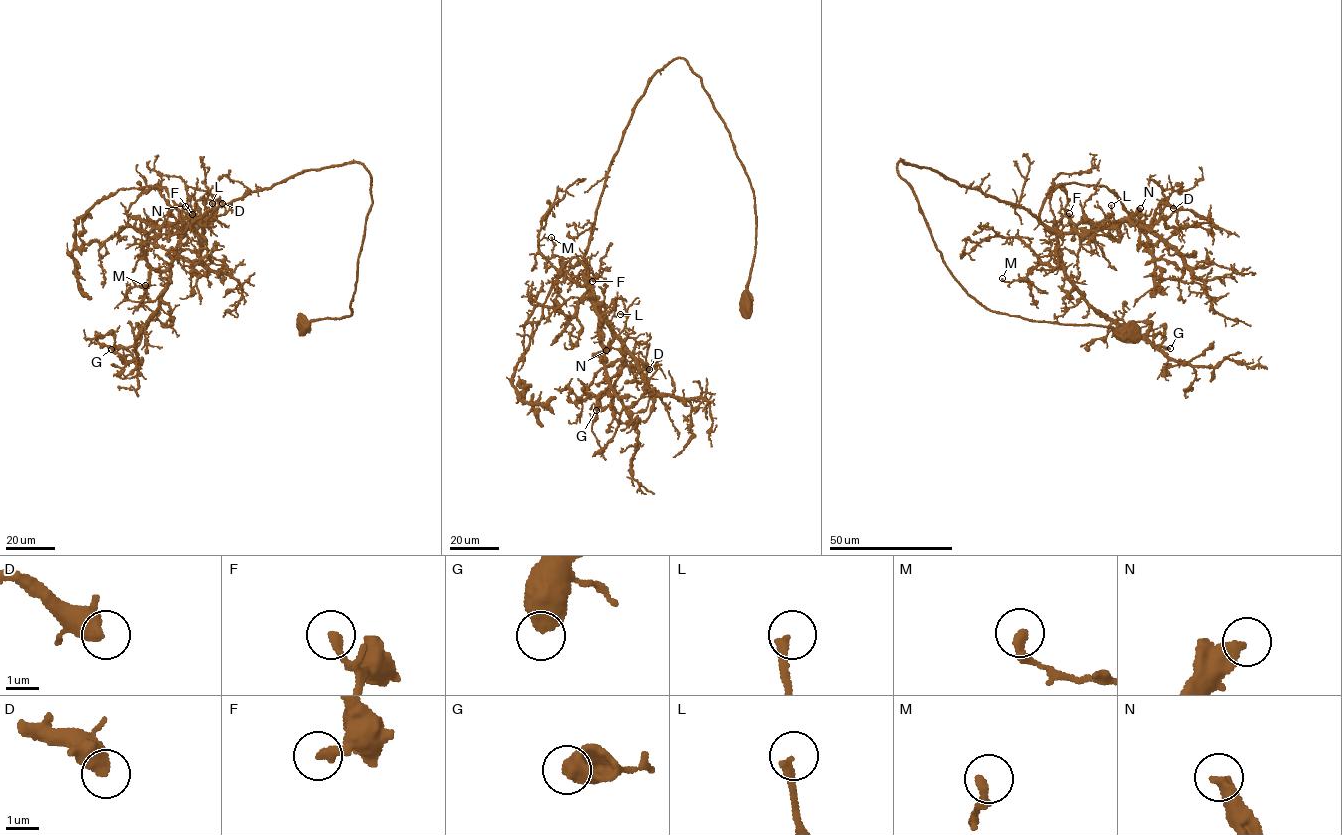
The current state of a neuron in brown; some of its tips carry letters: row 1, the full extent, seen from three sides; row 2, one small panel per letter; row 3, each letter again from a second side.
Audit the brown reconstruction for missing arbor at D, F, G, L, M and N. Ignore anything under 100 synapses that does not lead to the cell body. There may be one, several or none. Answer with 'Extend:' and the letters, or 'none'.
Extend: N

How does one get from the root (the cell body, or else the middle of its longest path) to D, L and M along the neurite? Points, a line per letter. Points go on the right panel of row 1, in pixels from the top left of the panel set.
D: (1127, 333), (985, 308), (946, 265), (898, 162), (1022, 207), (1062, 232), (1153, 224), (1161, 203), (1173, 208)
L: (1127, 333), (985, 308), (946, 265), (896, 166), (936, 171), (1062, 232), (1128, 221), (1115, 221), (1111, 205)
M: (1127, 333), (980, 305), (943, 260), (900, 160), (1022, 207), (1053, 232), (1061, 267), (1002, 278)

